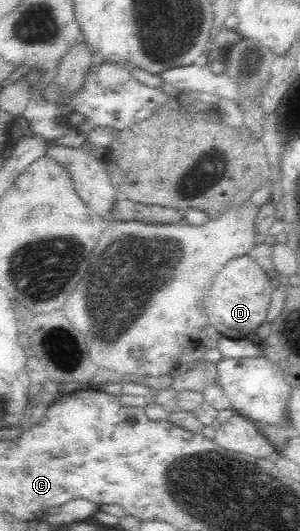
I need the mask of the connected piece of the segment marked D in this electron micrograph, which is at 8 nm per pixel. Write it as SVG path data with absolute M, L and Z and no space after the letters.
M249 256L226 261L225 268L213 280L204 302L208 322L221 336L234 339L253 337L253 331L266 322L271 294L277 289L275 287L280 286L280 283L267 276L266 271Z

